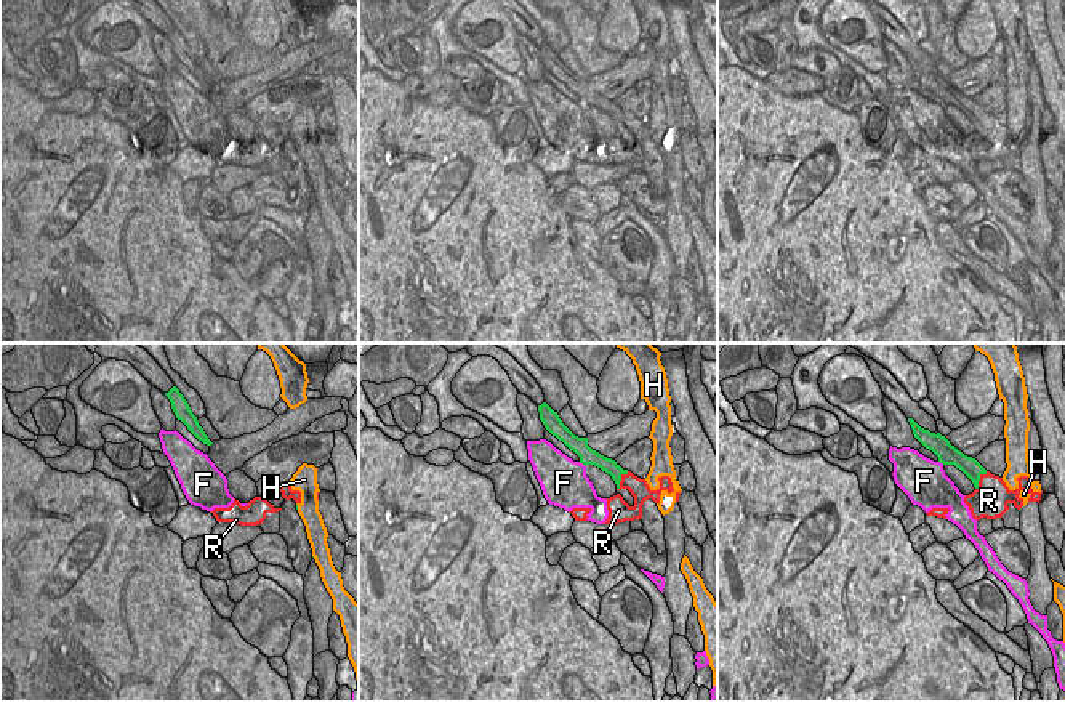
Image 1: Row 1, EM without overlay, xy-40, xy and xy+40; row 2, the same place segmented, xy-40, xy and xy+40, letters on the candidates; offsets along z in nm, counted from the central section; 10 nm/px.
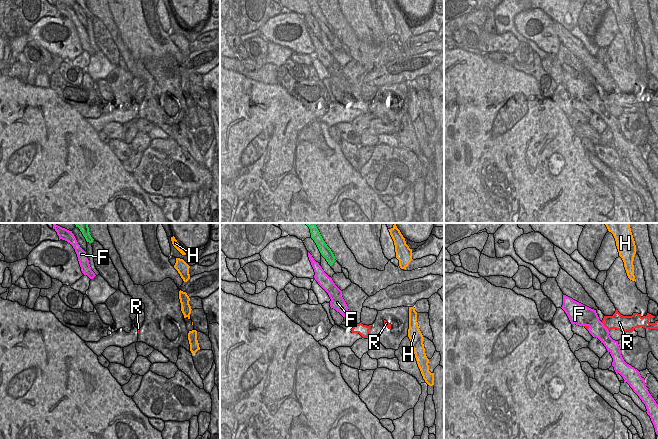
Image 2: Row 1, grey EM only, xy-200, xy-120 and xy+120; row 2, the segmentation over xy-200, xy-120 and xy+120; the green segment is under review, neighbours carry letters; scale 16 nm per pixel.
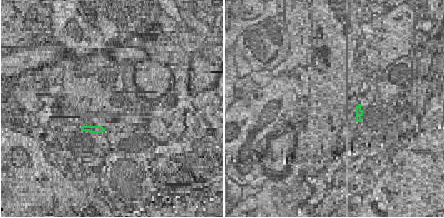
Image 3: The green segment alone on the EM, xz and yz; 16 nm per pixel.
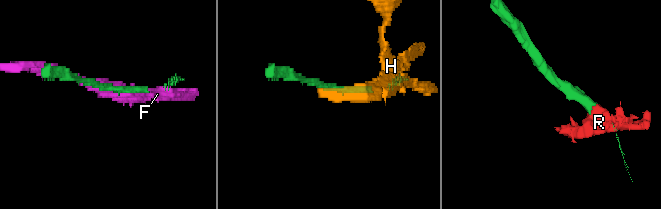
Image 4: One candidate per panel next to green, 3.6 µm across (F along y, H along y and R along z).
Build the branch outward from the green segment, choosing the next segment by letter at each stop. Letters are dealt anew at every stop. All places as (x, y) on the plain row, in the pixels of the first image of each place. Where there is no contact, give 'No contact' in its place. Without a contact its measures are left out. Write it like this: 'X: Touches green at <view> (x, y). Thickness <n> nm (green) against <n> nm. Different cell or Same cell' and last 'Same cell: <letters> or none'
F: Touches green at xy (582, 103). Thickness 160 nm (green) against 440 nm. Different cell
H: Touches green at xy-40 (297, 148). Thickness 30 nm (green) against 200 nm. Different cell
R: Touches green at xy (620, 121). Thickness 140 nm (green) against 200 nm. Different cell
Same cell: none.

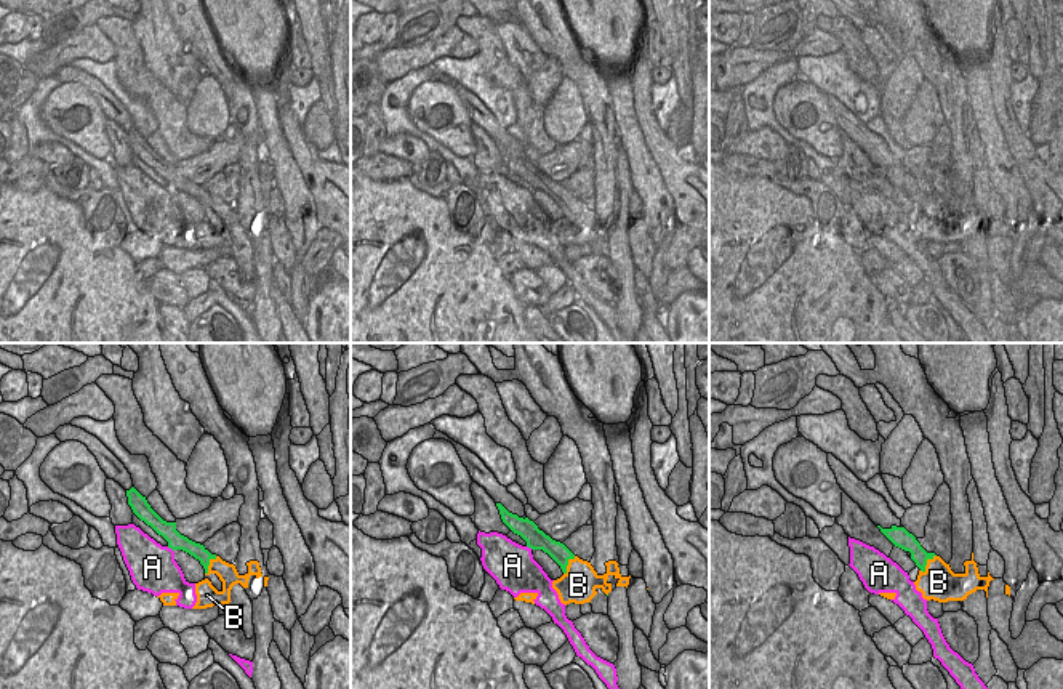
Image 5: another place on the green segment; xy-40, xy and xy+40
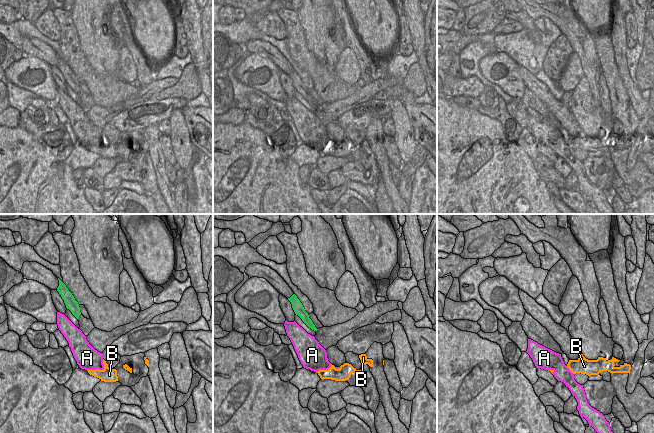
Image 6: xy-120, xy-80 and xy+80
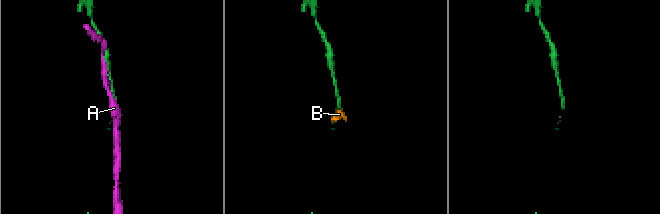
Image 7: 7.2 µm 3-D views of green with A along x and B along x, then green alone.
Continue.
A: Touches green at xy-40 (170, 188). Thickness 160 nm (green) against 440 nm. Different cell
B: Touches green at xy+40 (926, 204). Thickness 160 nm (green) against 360 nm. Different cell
Same cell: none.

